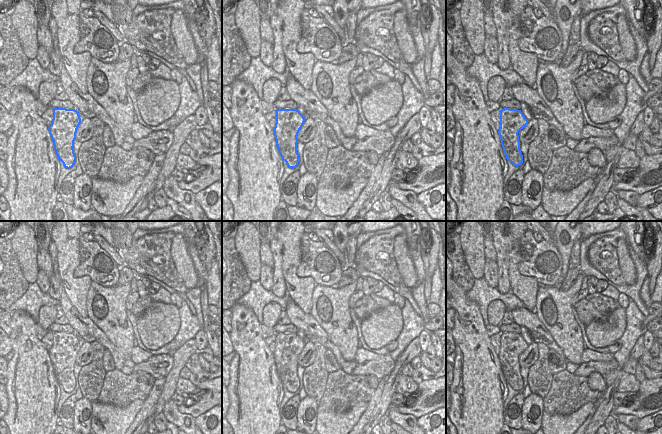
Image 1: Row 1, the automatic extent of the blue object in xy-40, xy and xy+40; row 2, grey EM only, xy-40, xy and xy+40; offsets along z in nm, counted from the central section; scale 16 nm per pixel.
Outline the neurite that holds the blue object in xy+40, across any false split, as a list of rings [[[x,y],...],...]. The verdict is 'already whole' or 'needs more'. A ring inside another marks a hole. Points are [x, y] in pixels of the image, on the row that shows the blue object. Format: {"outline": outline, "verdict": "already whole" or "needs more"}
{"outline": [[[510,108],[500,110],[500,128],[498,134],[501,145],[506,159],[516,167],[521,166],[523,163],[518,133],[528,122],[521,110]]], "verdict": "already whole"}

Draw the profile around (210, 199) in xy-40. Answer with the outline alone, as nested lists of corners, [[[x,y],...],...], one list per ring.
[[[216,181],[195,194],[195,201],[209,219],[218,221],[222,217],[222,182]]]

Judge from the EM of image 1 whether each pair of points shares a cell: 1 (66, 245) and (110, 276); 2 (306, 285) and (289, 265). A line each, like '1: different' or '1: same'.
1: different
2: same

